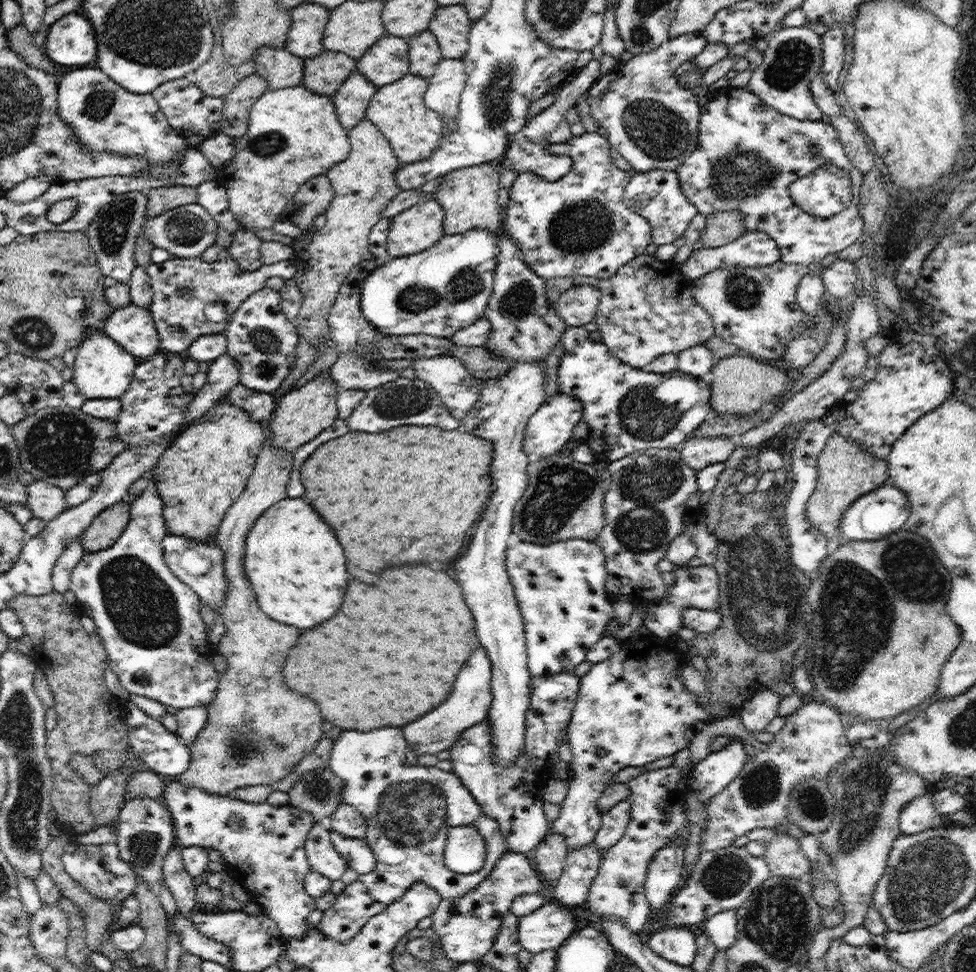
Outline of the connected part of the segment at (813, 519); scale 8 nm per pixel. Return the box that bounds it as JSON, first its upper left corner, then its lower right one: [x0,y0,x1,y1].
[806,433,889,544]

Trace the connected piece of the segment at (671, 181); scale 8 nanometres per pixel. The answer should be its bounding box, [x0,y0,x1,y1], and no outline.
[623,169,699,247]

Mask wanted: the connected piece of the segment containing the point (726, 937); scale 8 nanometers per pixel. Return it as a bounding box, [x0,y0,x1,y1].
[702,908,737,951]

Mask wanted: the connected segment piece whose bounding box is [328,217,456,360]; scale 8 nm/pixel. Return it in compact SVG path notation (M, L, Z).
M381 218L370 231L368 245L370 250L370 258L363 263L357 265L342 285L338 296L334 301L334 306L330 310L328 316L331 340L336 344L336 348L344 353L353 348L361 350L361 356L374 358L374 360L388 359L394 360L398 358L432 358L435 356L451 355L451 348L455 347L455 342L448 336L432 336L426 333L416 333L402 336L384 336L379 333L370 323L366 322L366 318L362 315L360 307L361 289L364 280L370 276L376 268L390 262L393 258L388 255L386 242L389 235L391 218Z

